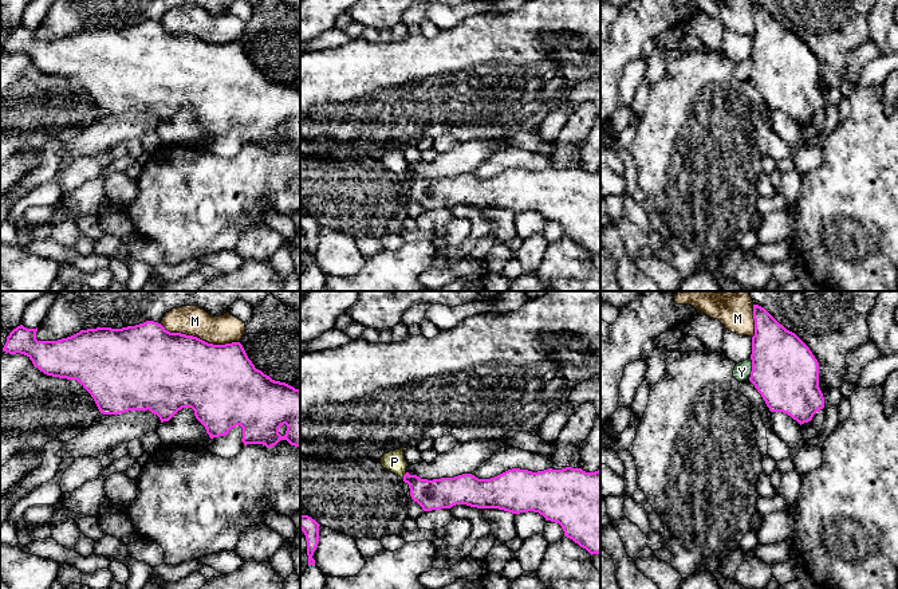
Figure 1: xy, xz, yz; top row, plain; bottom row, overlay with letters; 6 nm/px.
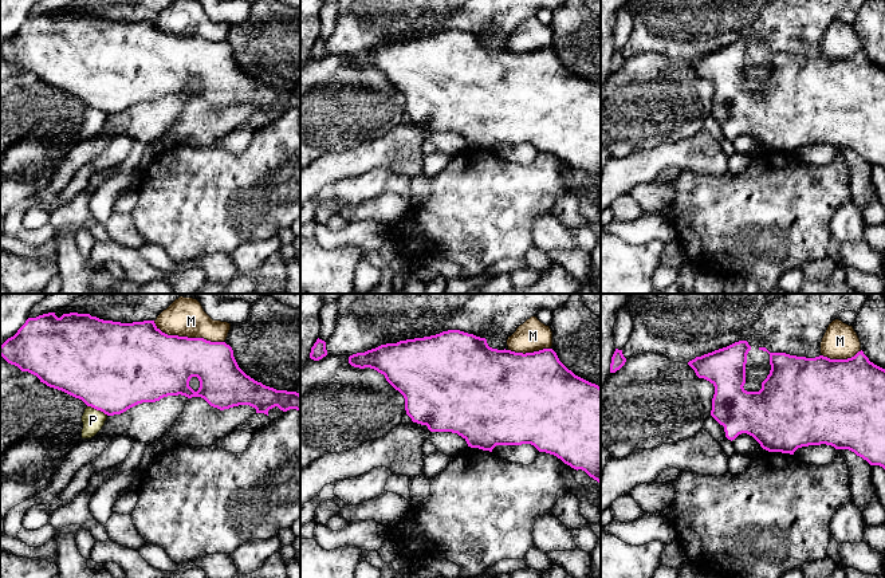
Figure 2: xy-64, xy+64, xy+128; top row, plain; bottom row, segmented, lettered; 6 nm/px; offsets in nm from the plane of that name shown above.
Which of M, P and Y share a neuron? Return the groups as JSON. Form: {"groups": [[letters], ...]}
{"groups": [["M"], ["P", "Y"]]}

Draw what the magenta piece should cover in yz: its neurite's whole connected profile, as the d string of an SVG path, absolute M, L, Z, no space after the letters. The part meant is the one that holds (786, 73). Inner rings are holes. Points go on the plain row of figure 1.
M753 4L753 19L749 81L771 111L787 113L800 125L811 121L824 107L818 59L764 7Z

